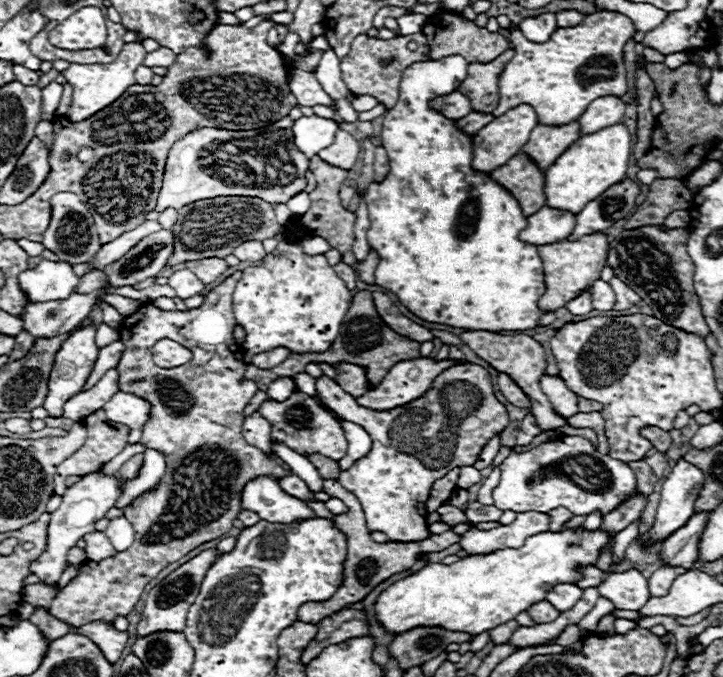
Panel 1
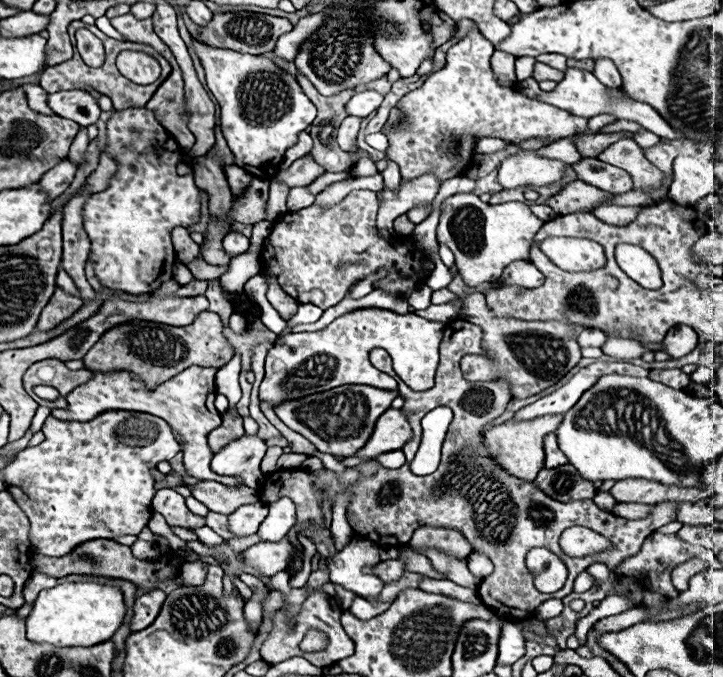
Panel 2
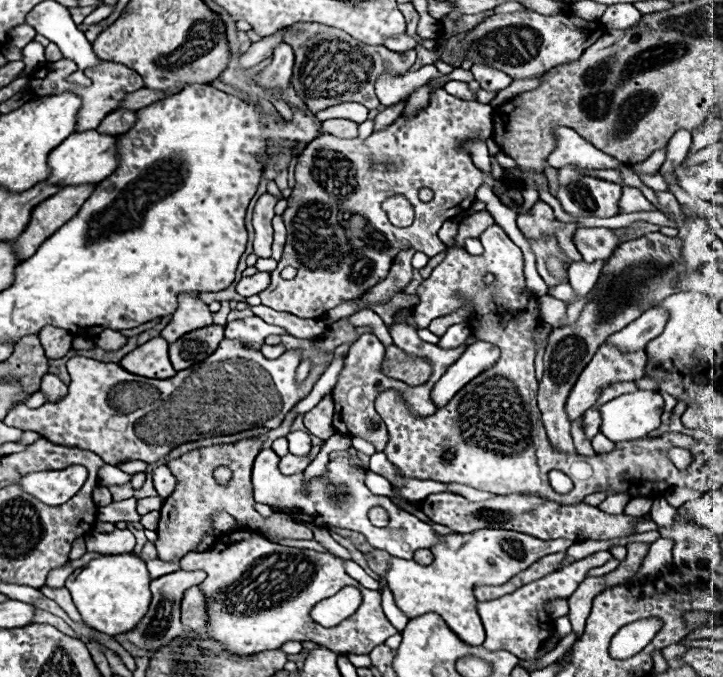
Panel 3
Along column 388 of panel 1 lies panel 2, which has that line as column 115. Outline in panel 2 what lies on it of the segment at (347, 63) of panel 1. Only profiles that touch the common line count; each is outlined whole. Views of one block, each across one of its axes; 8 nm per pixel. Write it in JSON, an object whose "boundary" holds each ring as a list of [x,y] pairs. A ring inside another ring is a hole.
{"boundary":[[[82,20],[72,22],[72,24],[68,26],[68,34],[70,34],[74,55],[70,60],[66,60],[66,62],[62,62],[62,64],[58,64],[58,66],[52,66],[52,68],[48,68],[48,70],[44,70],[44,72],[40,74],[40,86],[42,86],[46,92],[60,92],[60,90],[86,90],[86,88],[88,88],[88,90],[98,90],[98,92],[102,92],[102,94],[106,94],[106,96],[112,98],[112,104],[114,104],[116,110],[124,110],[124,108],[146,106],[146,102],[152,98],[152,94],[156,92],[156,88],[158,88],[158,86],[168,78],[168,74],[170,74],[170,64],[168,64],[160,54],[148,45],[135,42],[122,42],[122,40],[108,38],[108,36],[102,34],[96,26],[88,26],[88,24],[84,24]],[[78,28],[86,28],[86,30],[89,30],[92,34],[96,34],[96,36],[104,42],[104,48],[106,48],[106,60],[104,60],[104,64],[102,64],[100,68],[90,68],[90,66],[86,66],[86,64],[82,62],[78,50],[75,49],[75,33]],[[122,50],[142,51],[156,58],[156,60],[162,64],[162,76],[160,76],[160,80],[156,80],[154,84],[148,84],[148,86],[140,86],[140,84],[134,84],[134,82],[128,80],[128,78],[124,78],[124,76],[118,72],[116,64],[114,64],[114,62],[116,62],[116,56],[122,52]]]}

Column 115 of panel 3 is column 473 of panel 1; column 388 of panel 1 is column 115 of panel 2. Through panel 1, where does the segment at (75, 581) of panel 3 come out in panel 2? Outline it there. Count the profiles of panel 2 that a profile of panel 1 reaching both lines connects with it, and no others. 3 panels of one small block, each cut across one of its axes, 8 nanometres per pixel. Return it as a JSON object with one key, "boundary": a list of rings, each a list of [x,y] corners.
{"boundary":[[[64,582],[38,594],[30,616],[26,618],[26,636],[32,642],[48,642],[52,646],[94,646],[110,640],[120,628],[124,616],[124,596],[116,586],[98,582]]]}

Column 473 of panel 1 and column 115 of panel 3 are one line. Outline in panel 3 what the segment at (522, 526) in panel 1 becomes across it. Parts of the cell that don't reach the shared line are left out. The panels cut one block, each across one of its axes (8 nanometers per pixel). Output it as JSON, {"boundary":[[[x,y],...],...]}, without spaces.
{"boundary":[[[114,530],[110,534],[98,534],[98,532],[86,534],[86,548],[90,552],[122,554],[122,552],[132,552],[134,544],[136,540],[130,530]]]}

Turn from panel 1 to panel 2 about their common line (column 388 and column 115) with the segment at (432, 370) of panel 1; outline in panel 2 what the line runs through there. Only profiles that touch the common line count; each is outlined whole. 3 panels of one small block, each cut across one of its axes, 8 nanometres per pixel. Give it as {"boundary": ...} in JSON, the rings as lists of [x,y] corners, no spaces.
{"boundary":[[[190,366],[188,370],[176,374],[168,382],[160,384],[156,390],[146,390],[140,376],[128,372],[128,370],[116,370],[116,372],[92,372],[92,378],[78,388],[74,388],[66,400],[68,408],[56,408],[52,410],[54,418],[60,420],[80,420],[88,422],[102,414],[104,410],[134,410],[134,412],[148,412],[158,418],[164,418],[172,430],[176,430],[182,438],[182,452],[184,452],[184,466],[190,476],[200,478],[203,481],[217,481],[229,487],[240,487],[242,484],[237,478],[218,476],[210,470],[210,458],[212,452],[208,448],[206,436],[220,426],[220,412],[214,408],[214,374],[216,368],[202,368],[202,366]]]}

